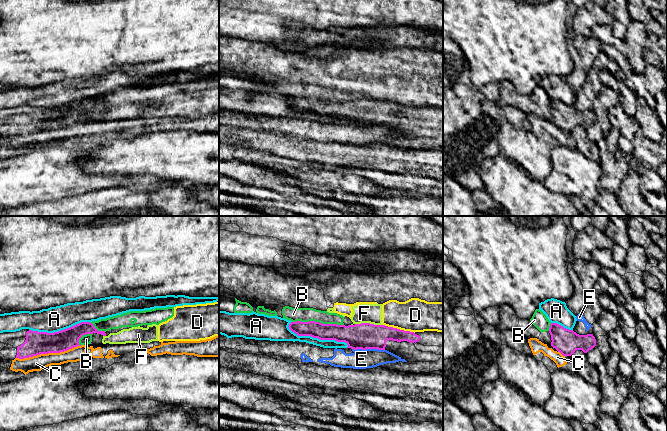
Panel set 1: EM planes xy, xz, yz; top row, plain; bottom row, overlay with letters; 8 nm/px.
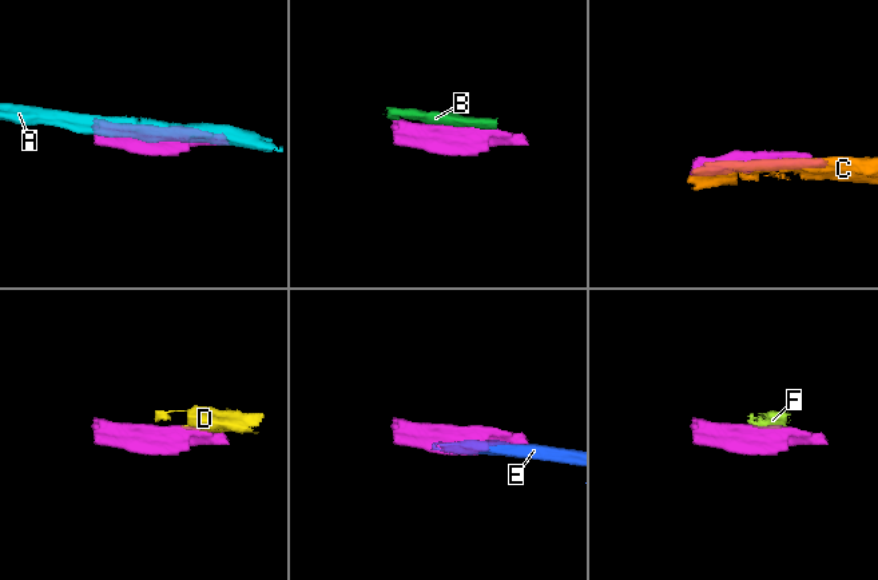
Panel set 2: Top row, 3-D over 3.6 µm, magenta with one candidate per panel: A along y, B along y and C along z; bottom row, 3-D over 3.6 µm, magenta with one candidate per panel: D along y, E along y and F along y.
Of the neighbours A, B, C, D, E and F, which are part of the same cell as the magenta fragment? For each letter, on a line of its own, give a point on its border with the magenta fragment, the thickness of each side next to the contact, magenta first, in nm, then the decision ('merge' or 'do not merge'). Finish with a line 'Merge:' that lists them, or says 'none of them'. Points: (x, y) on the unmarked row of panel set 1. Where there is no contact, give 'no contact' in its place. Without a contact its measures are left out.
A: xz (318, 114) | 140/100 nm | do not merge
B: xz (318, 98) | 140/110 nm | do not merge
C: xy (48, 128) | 190/130 nm | do not merge
D: xz (399, 105) | 200/280 nm | do not merge
E: xz (368, 124) | 220/160 nm | do not merge
F: xz (369, 99) | 220/160 nm | do not merge
Merge: none of them

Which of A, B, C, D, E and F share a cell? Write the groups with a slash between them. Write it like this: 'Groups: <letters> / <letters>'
Groups: A / B D F / C / E

